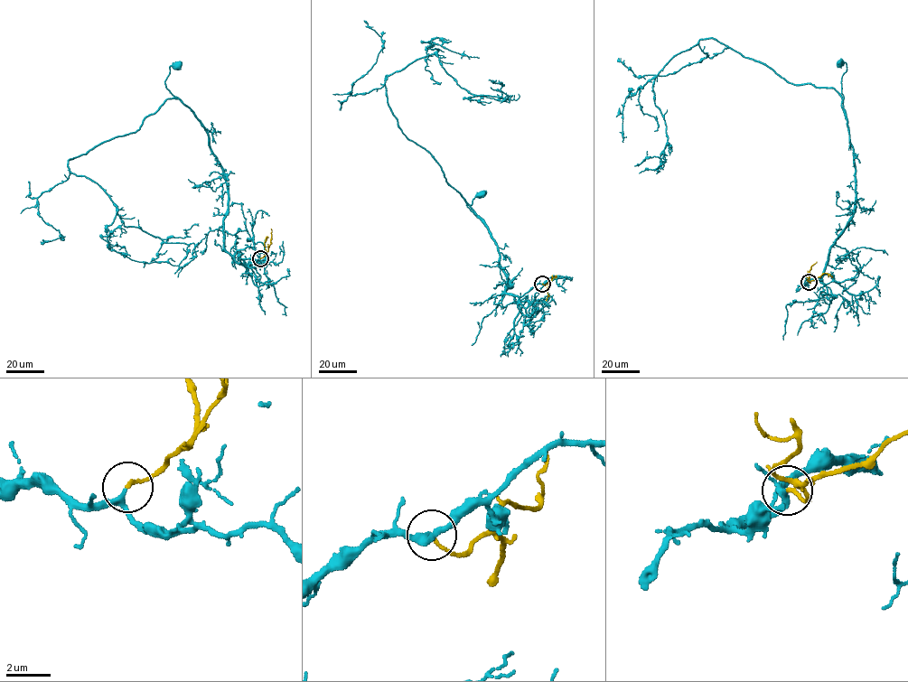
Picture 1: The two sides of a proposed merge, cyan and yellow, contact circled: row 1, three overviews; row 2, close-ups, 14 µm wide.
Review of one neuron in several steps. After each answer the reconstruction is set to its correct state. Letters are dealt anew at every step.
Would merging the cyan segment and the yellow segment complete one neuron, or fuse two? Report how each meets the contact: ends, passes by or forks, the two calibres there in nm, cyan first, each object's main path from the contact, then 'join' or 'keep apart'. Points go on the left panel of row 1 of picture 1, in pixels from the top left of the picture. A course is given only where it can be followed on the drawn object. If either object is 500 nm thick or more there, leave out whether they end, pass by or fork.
cyan passes by | yellow ends | 200/160 nm | cyan via (260, 258), (238, 262), (224, 247), (228, 190), (223, 169), (201, 121), (166, 87), (170, 67), (178, 66) | yellow via (260, 258), (271, 243), (271, 228) | join

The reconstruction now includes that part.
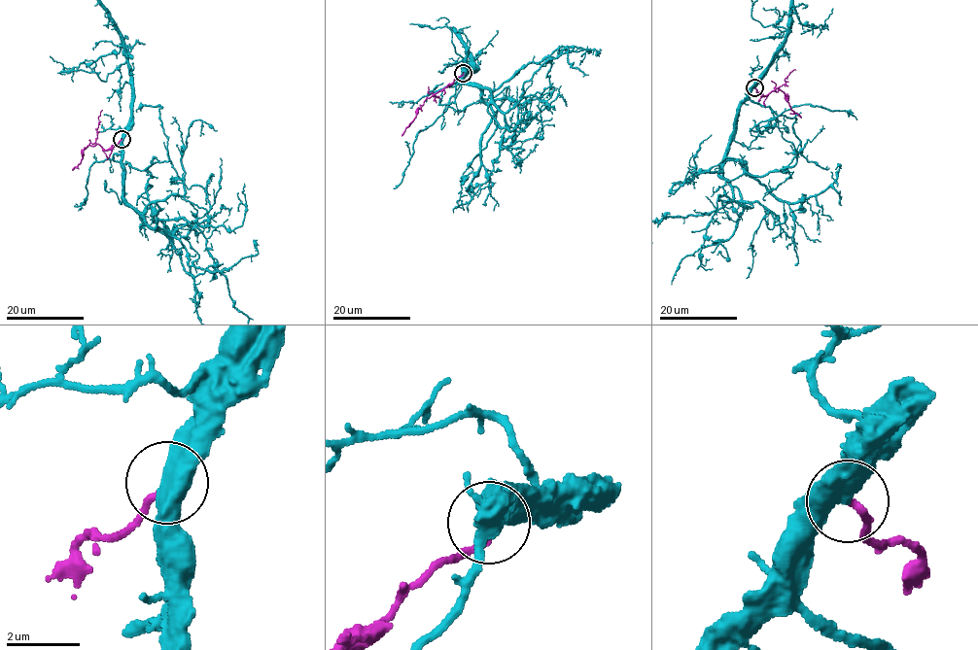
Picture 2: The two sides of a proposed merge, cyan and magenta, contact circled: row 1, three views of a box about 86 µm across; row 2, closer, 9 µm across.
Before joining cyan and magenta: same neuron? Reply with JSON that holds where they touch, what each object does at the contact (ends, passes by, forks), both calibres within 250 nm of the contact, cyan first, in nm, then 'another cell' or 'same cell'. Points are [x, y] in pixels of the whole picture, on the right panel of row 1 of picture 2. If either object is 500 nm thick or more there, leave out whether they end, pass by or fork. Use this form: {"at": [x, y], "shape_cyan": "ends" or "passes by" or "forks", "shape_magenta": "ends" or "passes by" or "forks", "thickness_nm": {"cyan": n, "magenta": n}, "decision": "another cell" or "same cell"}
{"at": [754, 87], "thickness_nm": {"cyan": 650, "magenta": 160}, "decision": "same cell"}

